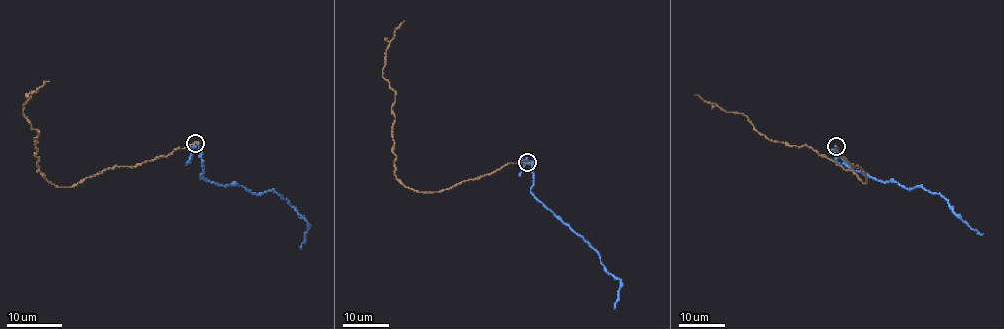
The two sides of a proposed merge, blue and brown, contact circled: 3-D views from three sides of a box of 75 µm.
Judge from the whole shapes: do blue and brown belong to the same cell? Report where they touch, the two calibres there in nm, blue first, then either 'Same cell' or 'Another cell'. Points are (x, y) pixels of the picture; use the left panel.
Place: (195, 143). Thickness 220 nm (blue) against 150 nm. Another cell

